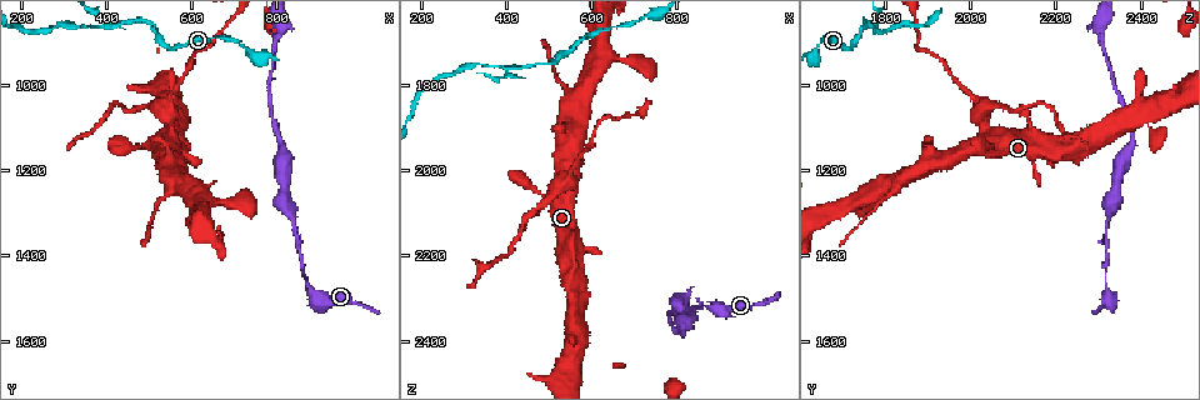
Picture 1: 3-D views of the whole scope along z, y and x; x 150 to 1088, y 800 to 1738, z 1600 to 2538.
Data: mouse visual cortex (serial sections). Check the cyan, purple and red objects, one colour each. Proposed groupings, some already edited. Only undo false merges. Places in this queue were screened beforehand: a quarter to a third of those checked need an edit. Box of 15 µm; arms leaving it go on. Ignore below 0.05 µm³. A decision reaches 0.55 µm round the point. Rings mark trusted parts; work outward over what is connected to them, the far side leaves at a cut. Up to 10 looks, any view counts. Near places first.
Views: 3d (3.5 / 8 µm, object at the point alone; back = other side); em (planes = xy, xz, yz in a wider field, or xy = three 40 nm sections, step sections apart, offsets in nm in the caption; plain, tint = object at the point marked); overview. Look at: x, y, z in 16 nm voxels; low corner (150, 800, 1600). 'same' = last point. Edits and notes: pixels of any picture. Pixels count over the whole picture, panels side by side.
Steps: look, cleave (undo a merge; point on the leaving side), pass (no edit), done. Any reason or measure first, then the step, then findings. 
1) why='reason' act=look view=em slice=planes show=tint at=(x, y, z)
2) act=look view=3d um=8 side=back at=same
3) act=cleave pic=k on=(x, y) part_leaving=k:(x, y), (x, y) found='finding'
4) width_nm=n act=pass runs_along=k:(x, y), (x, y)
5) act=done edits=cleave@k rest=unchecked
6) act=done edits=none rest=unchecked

why='three arms meet' act=look view=3d um=3.5 side=back at=(540, 1055, 2035)

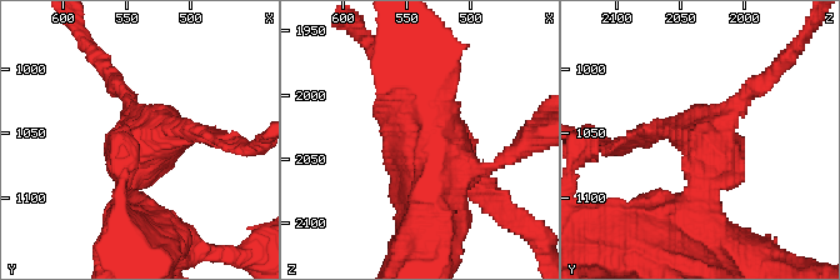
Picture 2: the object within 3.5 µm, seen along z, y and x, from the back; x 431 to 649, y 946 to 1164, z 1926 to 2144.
arms=3 arm_widths_nm=200,300,400 why='now the EM' act=look view=em slice=xy step=3 show=tint at=(534, 1058, 2030)

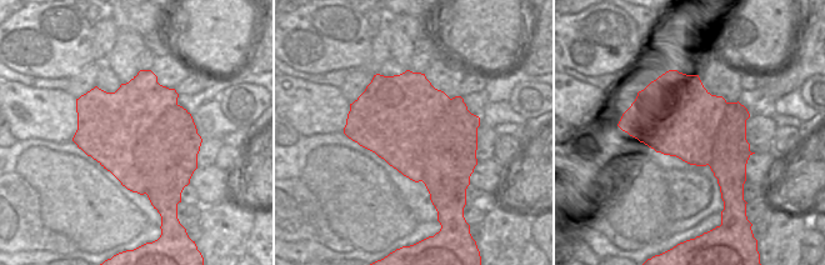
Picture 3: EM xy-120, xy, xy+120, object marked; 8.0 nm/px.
width_nm=700 act=cleave pic=2 on=(164, 111) border=3:(178, 105), (134, 148), (145, 193) found='a second cell is stuck on'

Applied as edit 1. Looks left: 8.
act=look view=overview

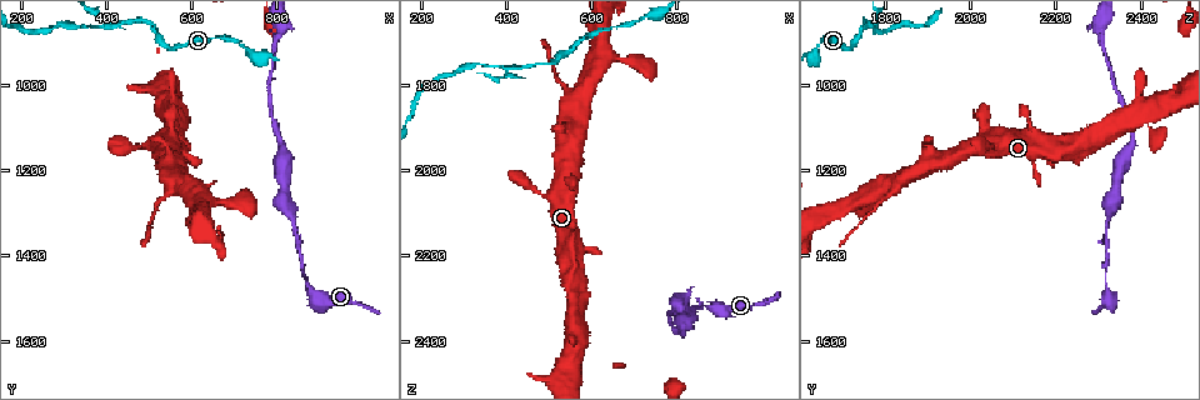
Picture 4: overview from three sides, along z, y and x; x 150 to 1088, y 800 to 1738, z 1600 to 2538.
why='a fork' act=look view=3d um=8 at=(565, 1235, 1825)

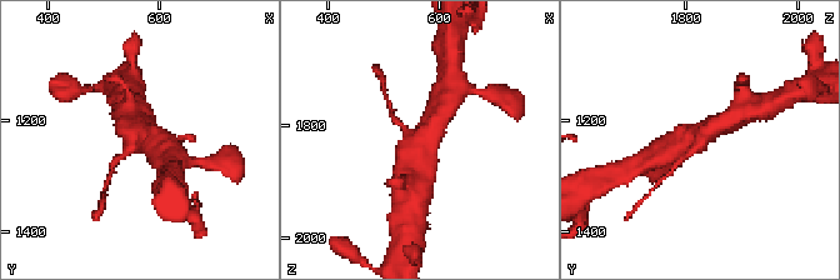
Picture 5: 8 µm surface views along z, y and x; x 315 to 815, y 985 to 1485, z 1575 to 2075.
why='need the tissue' act=look view=em slice=xy step=3 show=tint at=(560, 1235, 1830)

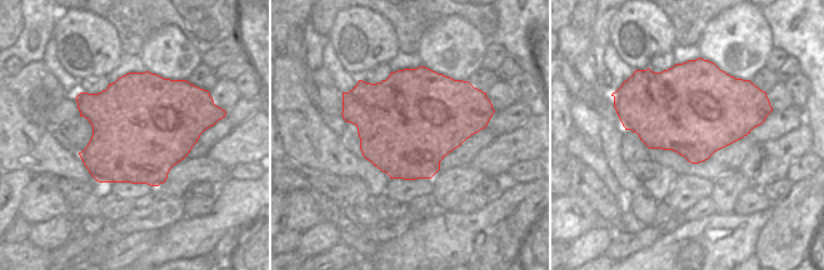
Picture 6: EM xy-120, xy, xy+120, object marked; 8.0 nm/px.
arms=3 act=pass runs_along=5:(415, 170), (418, 150), (441, 114) found='all the same cell'

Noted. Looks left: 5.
why='three-way junction' act=look view=3d um=3.5 at=(410, 855, 1765)

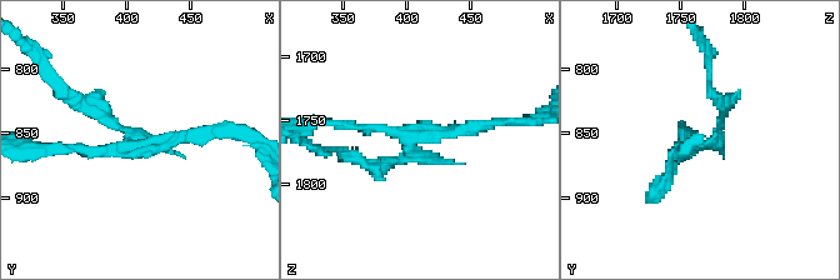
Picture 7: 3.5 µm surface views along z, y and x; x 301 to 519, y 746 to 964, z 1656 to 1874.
act=cleave pic=7 on=(100, 100) part_leaving=7:(131, 136), (43, 79) found='two cells meet here'

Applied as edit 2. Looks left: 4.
why='redraw' act=look view=overview

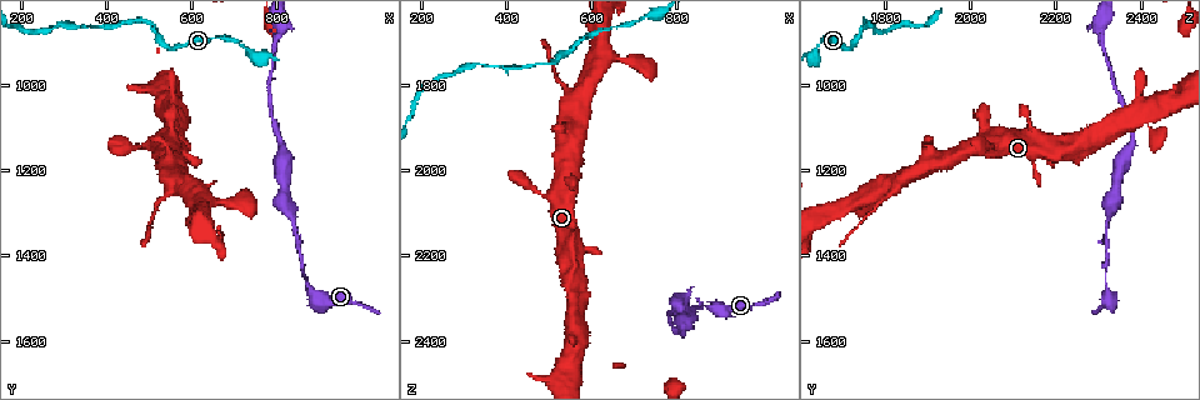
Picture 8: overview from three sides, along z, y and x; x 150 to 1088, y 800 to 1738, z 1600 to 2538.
why='calibre changes' act=look view=3d um=3.5 at=(860, 1455, 2320)

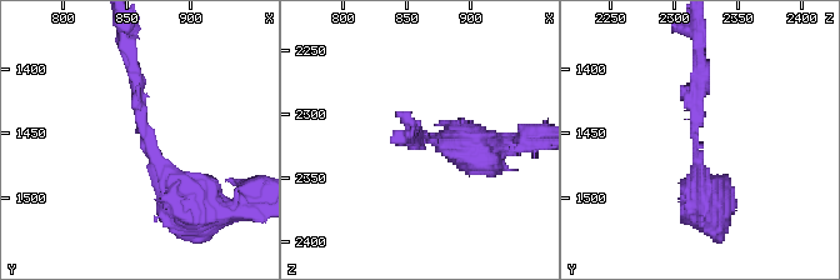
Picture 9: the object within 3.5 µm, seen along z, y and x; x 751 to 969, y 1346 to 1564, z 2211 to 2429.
arm_widths_nm=200,500 act=look view=em slice=planes show=tint at=(866, 1456, 2320)

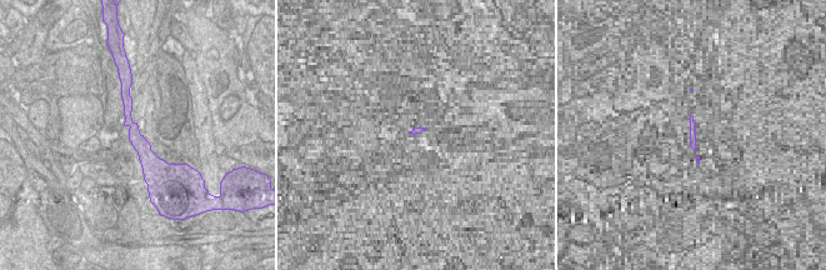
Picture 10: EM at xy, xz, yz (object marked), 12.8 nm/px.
why='another direction' act=look view=em slice=xy step=3 show=tint at=same

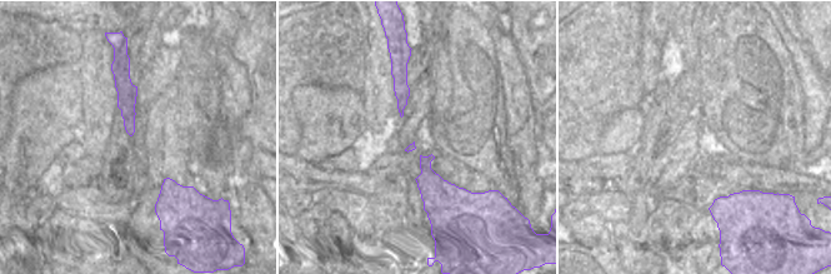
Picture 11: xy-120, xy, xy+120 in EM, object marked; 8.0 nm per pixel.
width_nm=100 act=pass runs_along=11:(124, 78), (130, 130) found='continuous, no second cell'

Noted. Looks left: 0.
act=done edits=cleave@2,cleave@7 rest=unchecked

